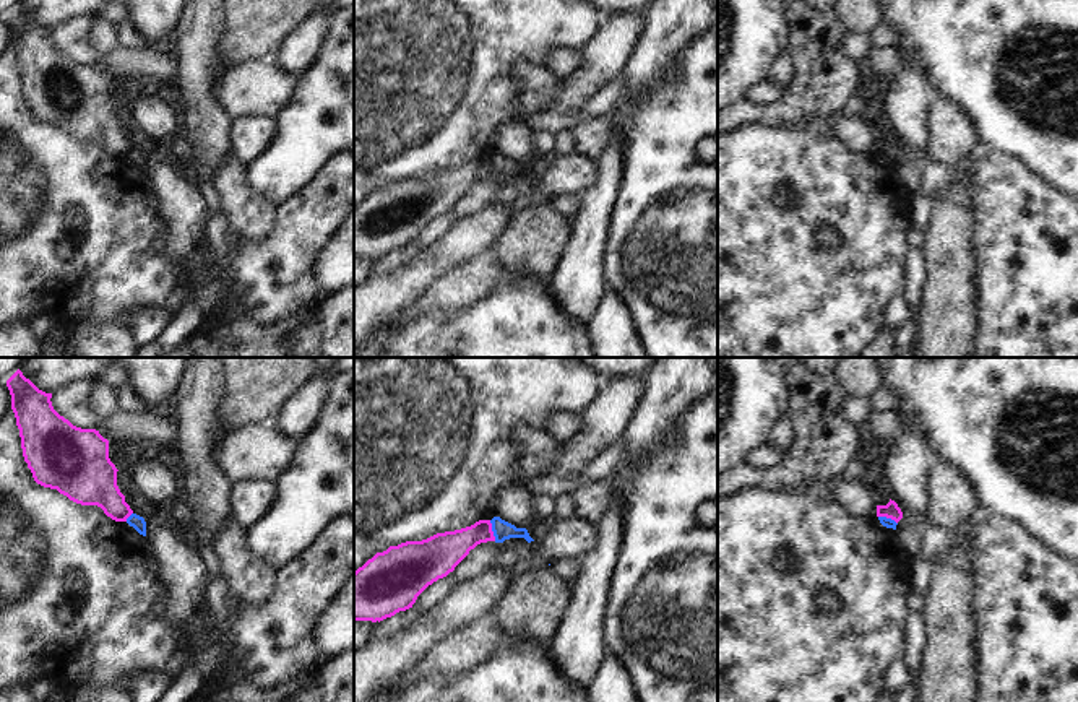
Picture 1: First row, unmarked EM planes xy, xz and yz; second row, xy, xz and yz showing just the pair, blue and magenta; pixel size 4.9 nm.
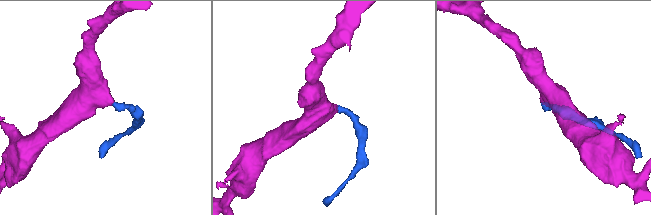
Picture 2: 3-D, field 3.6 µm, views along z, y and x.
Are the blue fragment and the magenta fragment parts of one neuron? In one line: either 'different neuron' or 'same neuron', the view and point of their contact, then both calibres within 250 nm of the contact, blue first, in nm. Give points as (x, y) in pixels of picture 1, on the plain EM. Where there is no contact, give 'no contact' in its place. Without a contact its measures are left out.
different neuron; contact xz (492, 166); calibres 100 and 180 nm

